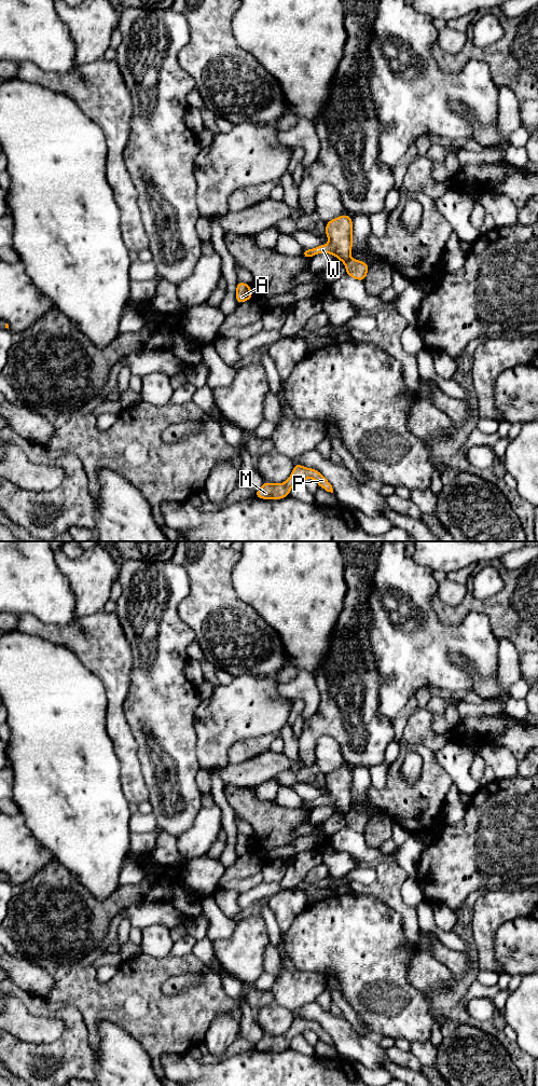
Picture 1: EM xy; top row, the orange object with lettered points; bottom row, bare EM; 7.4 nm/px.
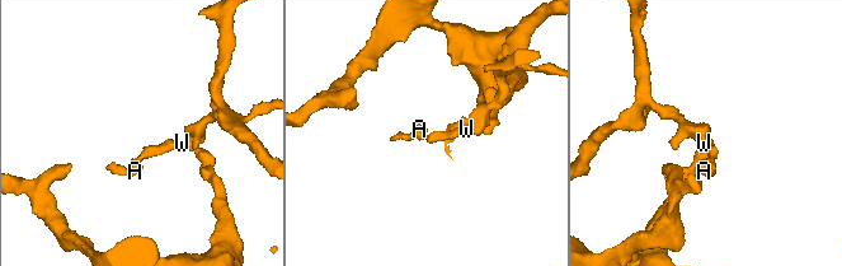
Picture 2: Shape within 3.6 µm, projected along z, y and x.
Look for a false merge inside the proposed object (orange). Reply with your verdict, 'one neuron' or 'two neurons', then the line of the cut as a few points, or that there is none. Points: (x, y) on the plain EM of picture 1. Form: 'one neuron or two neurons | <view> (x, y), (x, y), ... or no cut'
two neurons | xy (349, 811), (344, 815)

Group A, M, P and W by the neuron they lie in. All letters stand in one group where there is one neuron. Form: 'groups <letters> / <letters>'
groups A W / M P

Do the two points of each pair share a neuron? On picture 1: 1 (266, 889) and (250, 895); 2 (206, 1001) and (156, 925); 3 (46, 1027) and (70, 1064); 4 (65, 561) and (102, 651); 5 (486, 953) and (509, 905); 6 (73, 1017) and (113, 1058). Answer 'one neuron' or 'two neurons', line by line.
1: one neuron
2: two neurons
3: two neurons
4: two neurons
5: one neuron
6: two neurons

